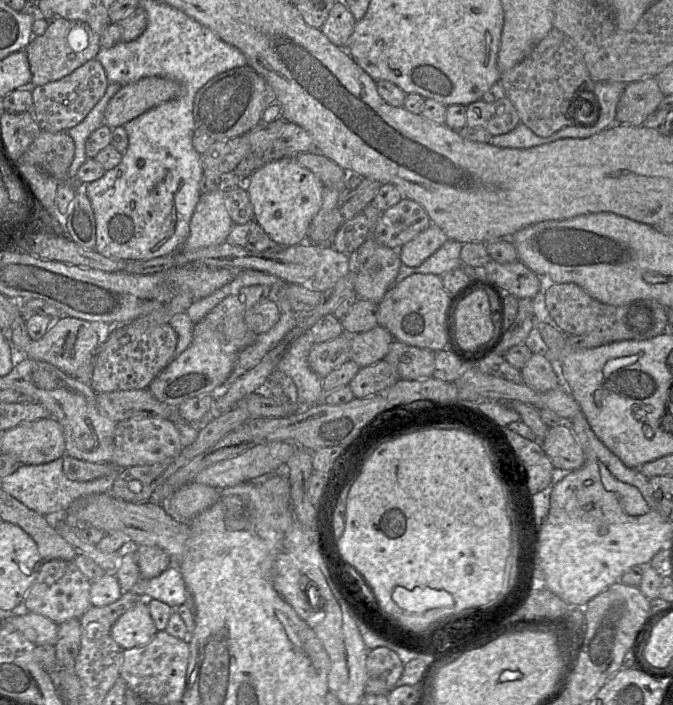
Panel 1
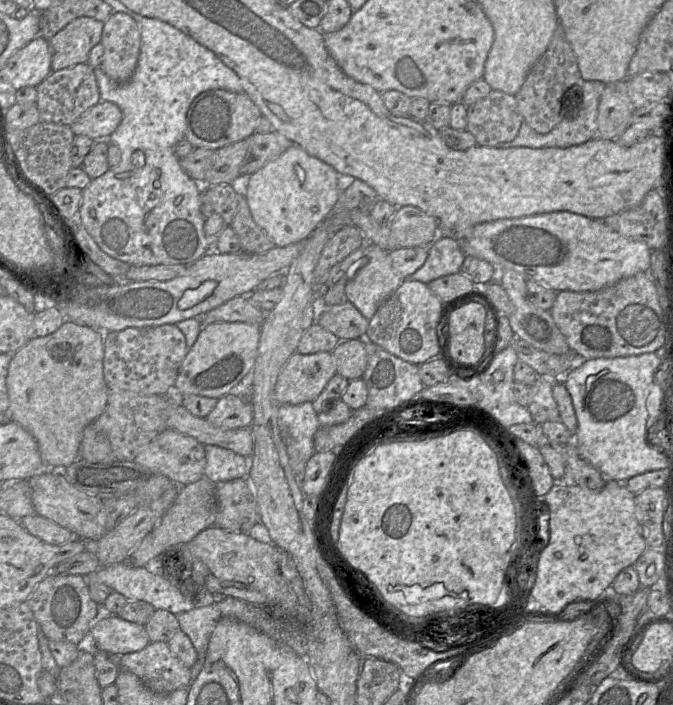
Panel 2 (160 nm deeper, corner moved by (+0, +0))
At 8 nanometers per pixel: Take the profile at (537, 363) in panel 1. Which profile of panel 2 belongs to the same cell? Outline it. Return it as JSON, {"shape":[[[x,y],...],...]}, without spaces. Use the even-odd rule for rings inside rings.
{"shape":[[[538,375],[535,383],[529,385],[530,403],[528,410],[533,422],[537,425],[541,425],[546,421],[560,420],[558,406],[552,394],[554,381],[557,380]]]}

